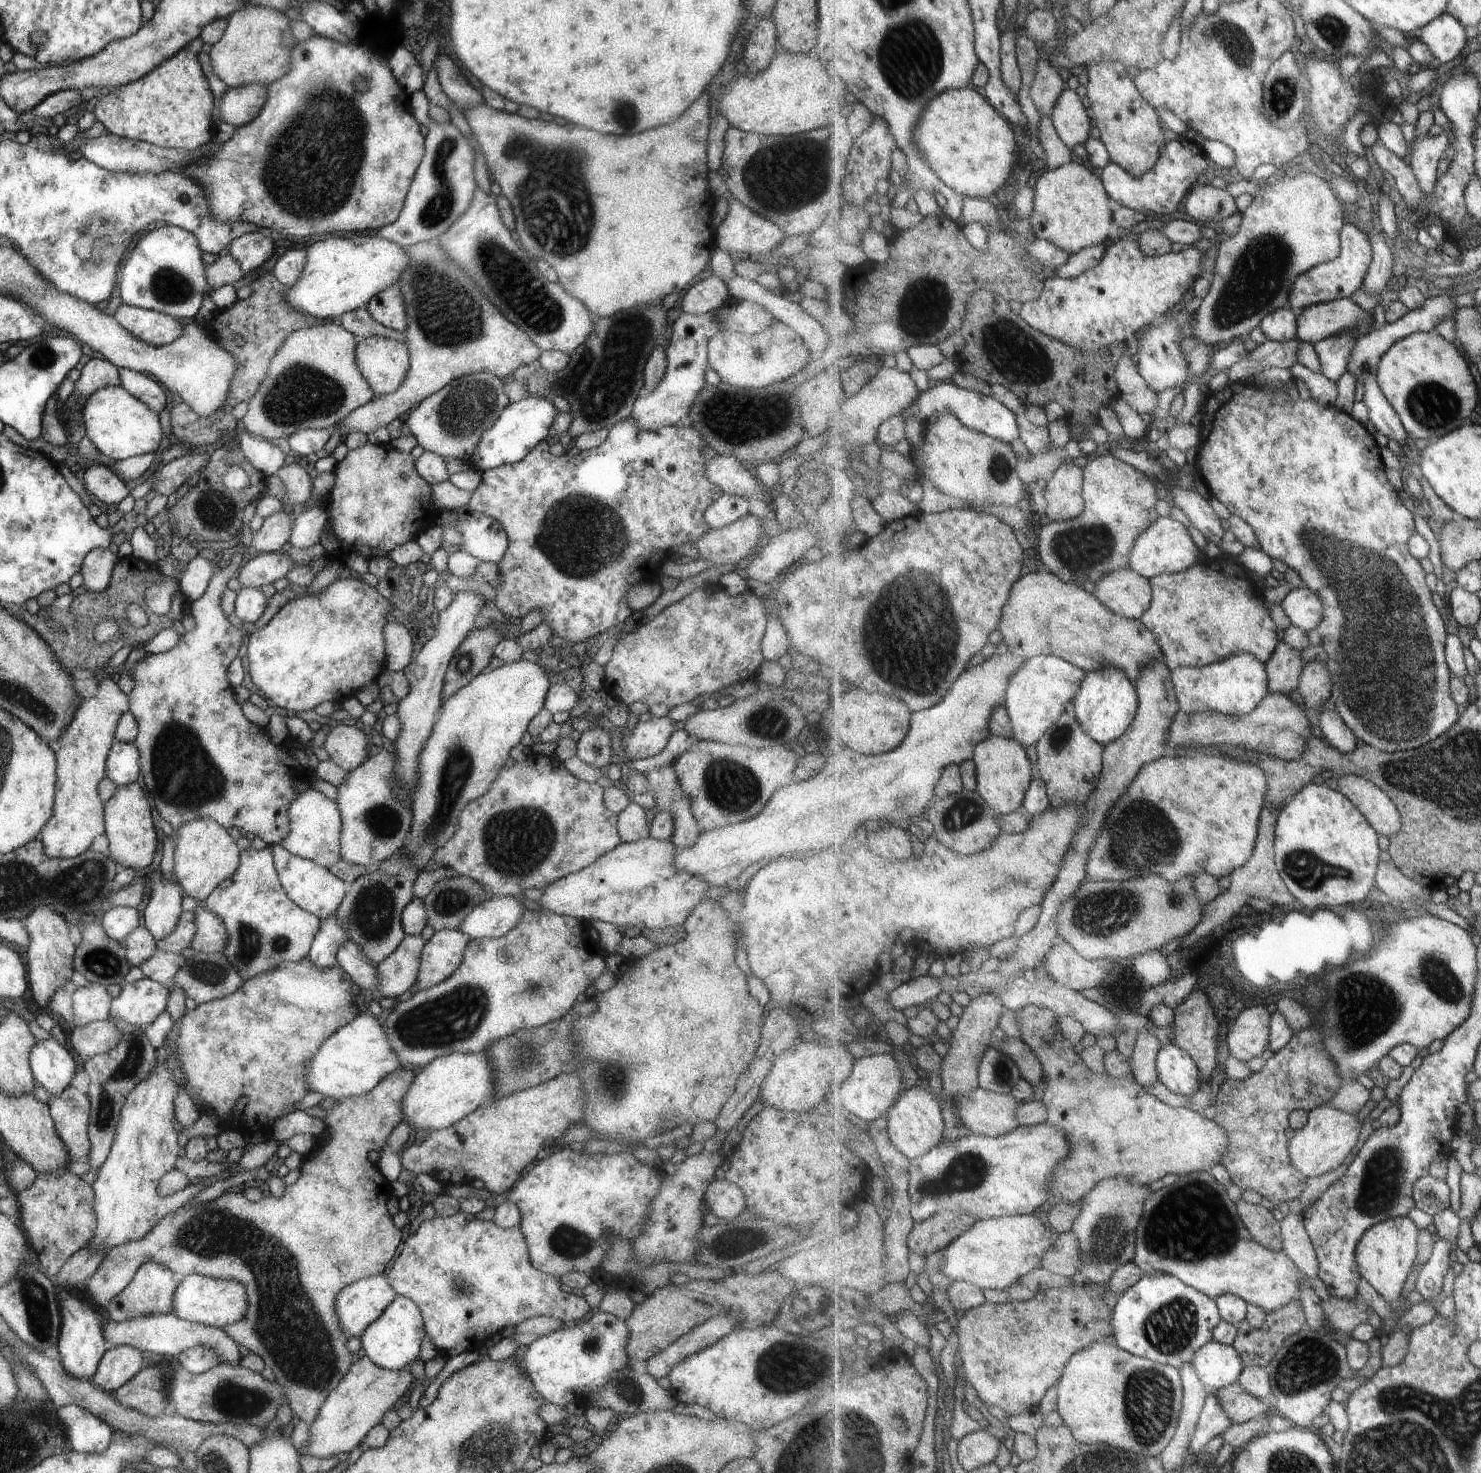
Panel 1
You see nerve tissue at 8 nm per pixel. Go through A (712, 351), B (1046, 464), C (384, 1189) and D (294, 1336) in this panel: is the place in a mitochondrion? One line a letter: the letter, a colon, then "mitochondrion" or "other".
A: other
B: other
C: other
D: mitochondrion

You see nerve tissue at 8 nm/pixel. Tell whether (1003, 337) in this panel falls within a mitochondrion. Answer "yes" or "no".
yes

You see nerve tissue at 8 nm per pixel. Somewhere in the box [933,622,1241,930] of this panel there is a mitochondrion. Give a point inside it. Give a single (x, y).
(1141, 824)

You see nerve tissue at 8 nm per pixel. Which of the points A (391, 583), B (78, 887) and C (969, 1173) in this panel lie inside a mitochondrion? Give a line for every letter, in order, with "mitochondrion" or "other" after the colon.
A: other
B: mitochondrion
C: mitochondrion

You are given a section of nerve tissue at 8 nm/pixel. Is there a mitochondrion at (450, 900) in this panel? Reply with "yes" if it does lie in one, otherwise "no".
yes

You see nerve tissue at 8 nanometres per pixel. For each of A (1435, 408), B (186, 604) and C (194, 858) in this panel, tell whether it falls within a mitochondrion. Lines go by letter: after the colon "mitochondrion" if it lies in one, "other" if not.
A: mitochondrion
B: other
C: other

